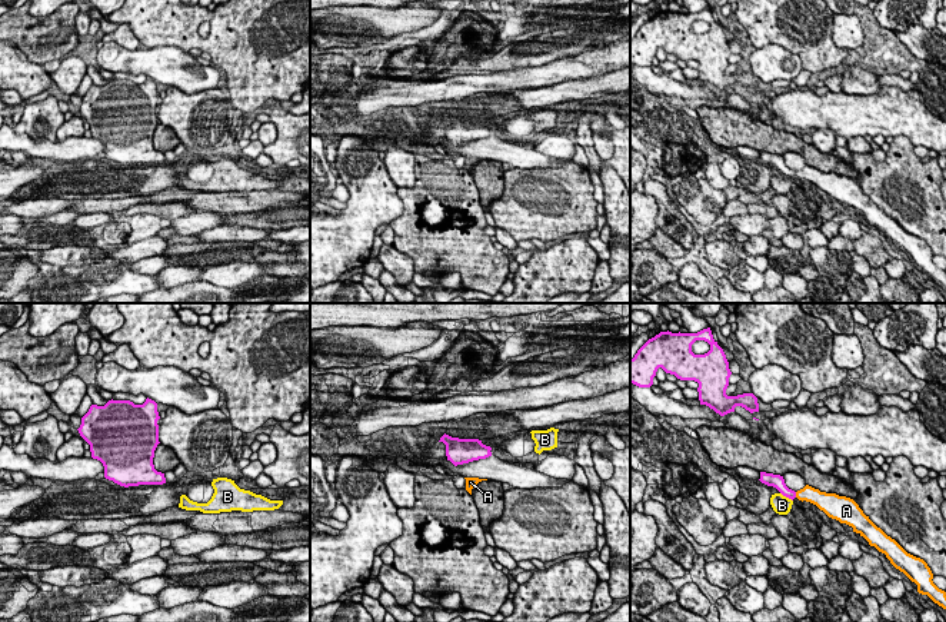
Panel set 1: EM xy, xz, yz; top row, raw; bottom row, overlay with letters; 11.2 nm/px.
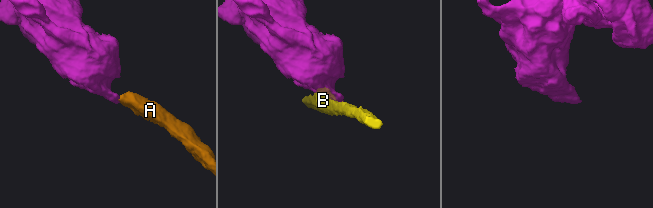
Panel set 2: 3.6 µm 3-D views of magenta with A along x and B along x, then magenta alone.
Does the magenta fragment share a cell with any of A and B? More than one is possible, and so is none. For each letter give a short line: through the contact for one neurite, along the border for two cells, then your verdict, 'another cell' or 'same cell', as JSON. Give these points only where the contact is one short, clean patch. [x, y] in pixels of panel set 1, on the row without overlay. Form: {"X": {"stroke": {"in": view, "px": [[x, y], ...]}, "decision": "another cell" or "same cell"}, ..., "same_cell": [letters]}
{"A": {"stroke": {"in": "yz", "px": [[778, 160], [795, 175], [808, 173]]}, "decision": "same cell"}, "B": {"stroke": {"in": "yz", "px": [[780, 172], [792, 180]]}, "decision": "another cell"}, "same_cell": ["A"]}

